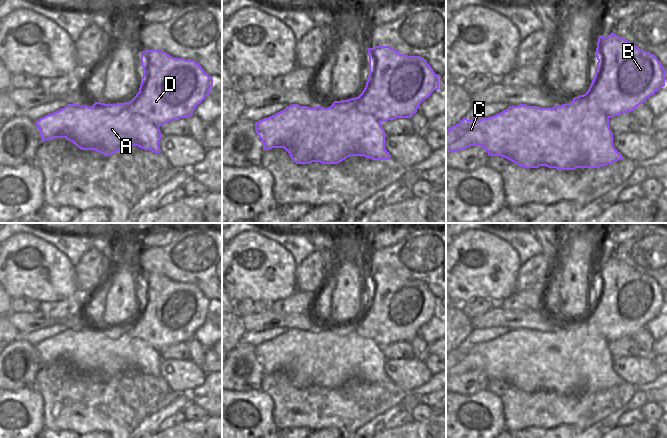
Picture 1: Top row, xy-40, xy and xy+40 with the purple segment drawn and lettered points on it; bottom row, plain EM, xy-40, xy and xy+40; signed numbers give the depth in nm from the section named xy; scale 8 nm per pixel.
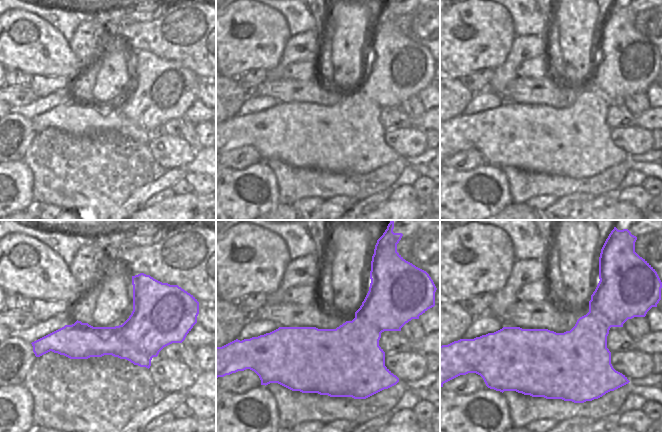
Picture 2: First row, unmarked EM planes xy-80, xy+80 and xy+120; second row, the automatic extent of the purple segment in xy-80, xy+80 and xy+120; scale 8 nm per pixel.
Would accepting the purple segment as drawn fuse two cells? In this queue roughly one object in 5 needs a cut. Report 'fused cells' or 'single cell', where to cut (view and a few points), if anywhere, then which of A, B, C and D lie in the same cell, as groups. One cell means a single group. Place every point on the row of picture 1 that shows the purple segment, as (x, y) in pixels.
fused cells; cut in xy-40 along (130, 101), (131, 110), (134, 113), (143, 115), (158, 128); A C / B D

